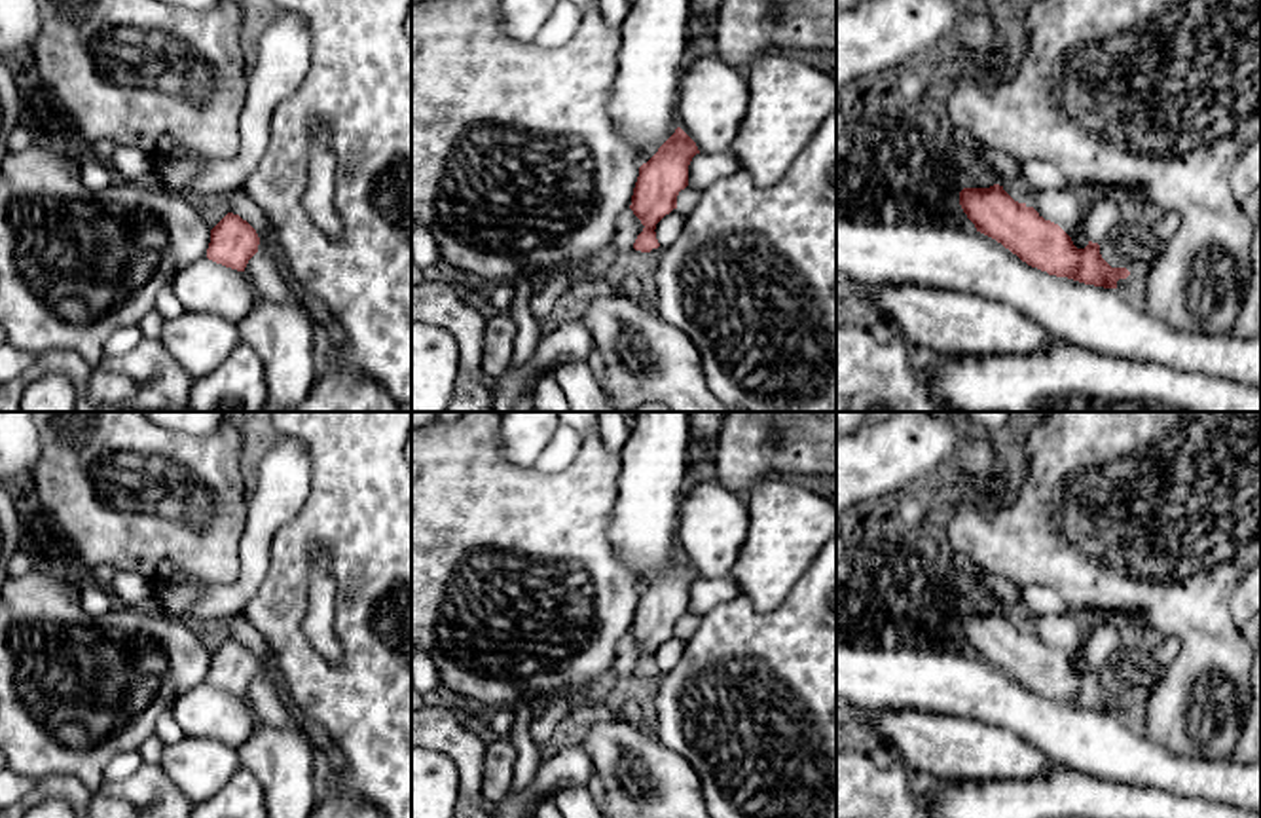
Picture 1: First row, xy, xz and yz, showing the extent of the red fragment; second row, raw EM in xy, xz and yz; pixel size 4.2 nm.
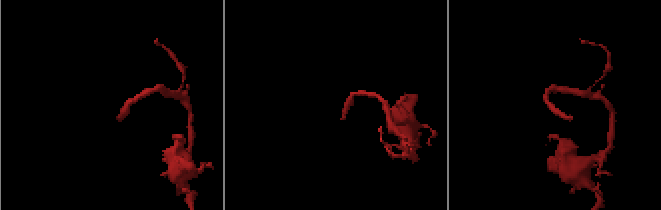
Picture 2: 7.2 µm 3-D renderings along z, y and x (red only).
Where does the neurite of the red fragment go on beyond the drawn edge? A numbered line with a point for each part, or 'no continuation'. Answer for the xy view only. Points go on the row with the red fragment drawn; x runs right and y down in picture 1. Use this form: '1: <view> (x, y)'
1: xy (74, 266)

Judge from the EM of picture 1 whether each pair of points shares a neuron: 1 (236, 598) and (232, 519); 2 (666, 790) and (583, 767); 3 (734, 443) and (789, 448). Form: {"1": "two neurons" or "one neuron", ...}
{"1": "two neurons", "2": "two neurons", "3": "one neuron"}

